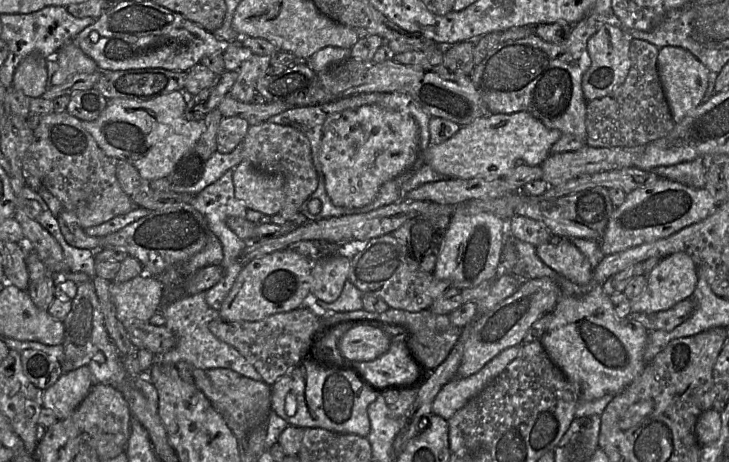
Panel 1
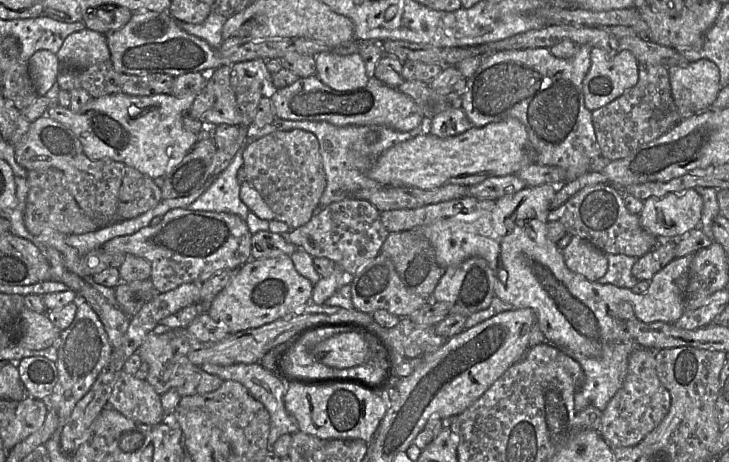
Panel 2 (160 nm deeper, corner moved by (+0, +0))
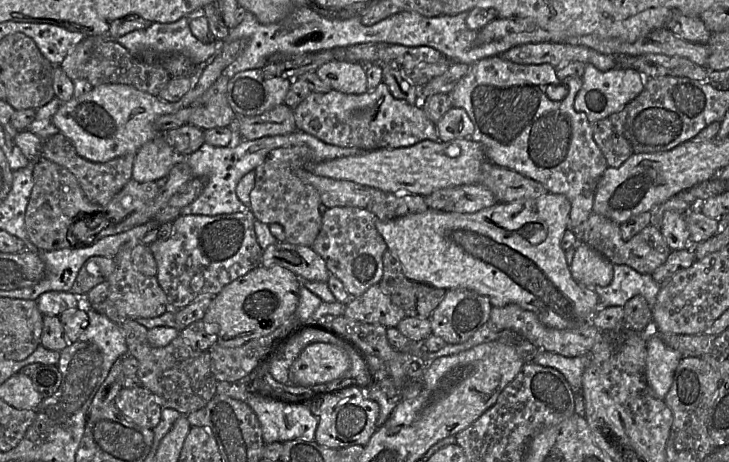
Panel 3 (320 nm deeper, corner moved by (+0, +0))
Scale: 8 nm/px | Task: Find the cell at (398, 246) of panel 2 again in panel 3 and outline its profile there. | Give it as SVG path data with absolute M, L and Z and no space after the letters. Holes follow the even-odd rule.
M388 248L383 254L383 276L378 284L407 317L430 318L447 291L408 279L398 256Z

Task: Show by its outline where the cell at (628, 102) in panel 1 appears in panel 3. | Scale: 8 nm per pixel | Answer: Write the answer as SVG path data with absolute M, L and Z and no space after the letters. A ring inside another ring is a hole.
M624 107L620 111L592 123L594 139L603 152L609 167L621 166L634 153L624 136L626 117L627 109Z

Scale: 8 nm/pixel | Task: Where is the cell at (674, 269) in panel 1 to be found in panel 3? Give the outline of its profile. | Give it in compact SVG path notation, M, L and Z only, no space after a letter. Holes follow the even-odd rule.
M548 192L536 198L497 203L473 213L427 209L402 217L376 219L378 232L387 248L395 253L404 275L413 281L445 290L468 289L487 296L493 307L517 304L537 315L546 326L572 329L591 322L601 308L598 294L574 279L566 261L561 239L569 227L571 203L563 194Z

